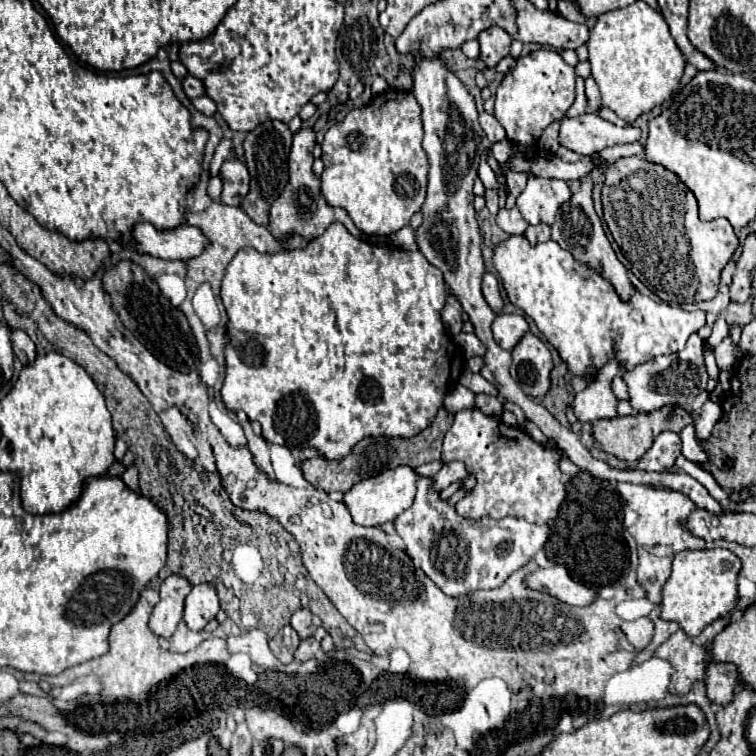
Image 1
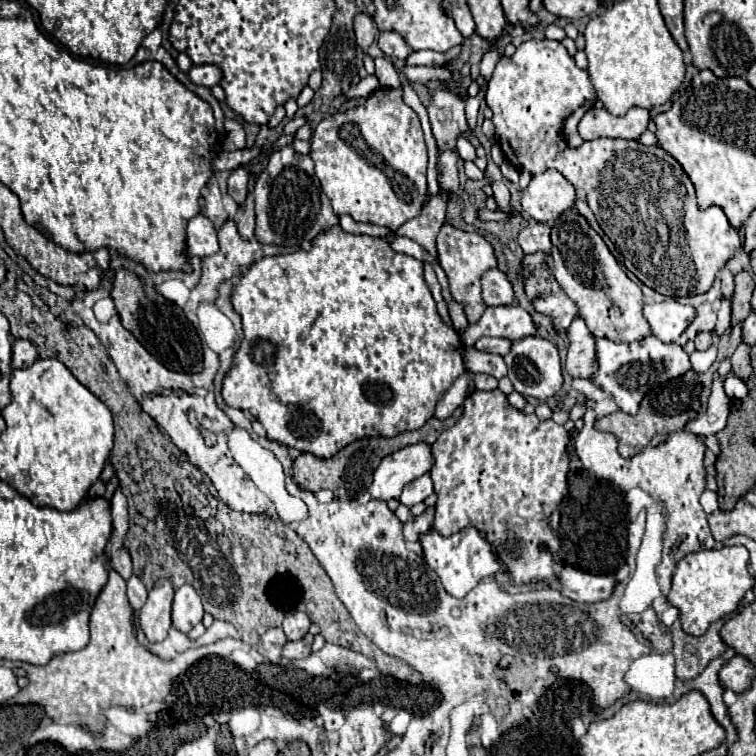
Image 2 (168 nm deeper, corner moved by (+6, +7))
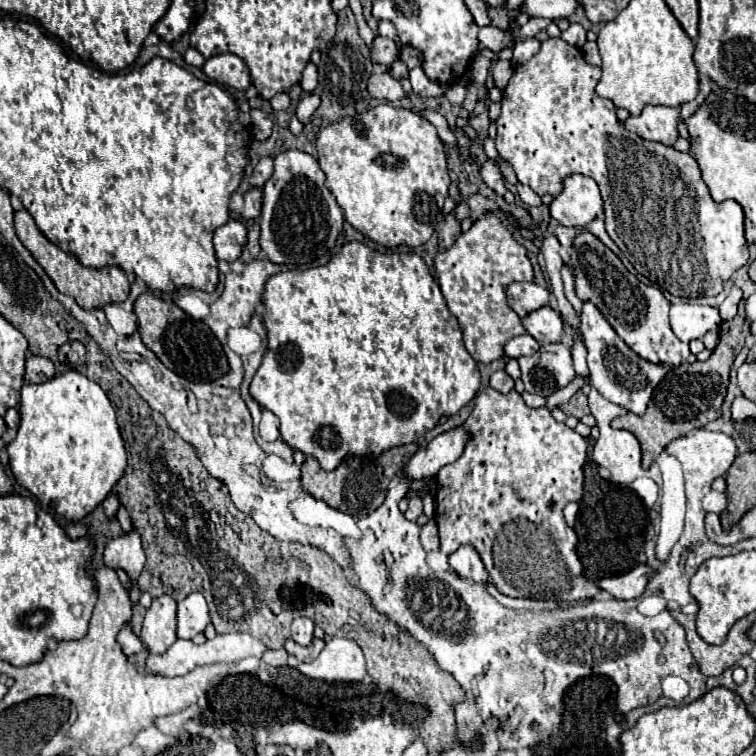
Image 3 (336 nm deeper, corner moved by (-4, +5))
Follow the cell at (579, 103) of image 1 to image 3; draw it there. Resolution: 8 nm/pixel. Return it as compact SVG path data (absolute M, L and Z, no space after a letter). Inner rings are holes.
M570 23L570 27L566 31L562 31L560 35L566 43L574 45L574 47L582 47L586 43L586 29L580 23Z

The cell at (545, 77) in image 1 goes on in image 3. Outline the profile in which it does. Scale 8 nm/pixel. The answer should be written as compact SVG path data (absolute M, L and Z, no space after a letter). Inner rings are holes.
M560 37L546 39L542 49L526 63L514 67L514 75L502 95L502 113L498 117L496 149L498 155L512 165L518 181L534 193L558 195L568 171L592 177L606 203L606 231L620 247L626 259L638 273L650 279L660 289L678 297L708 297L718 295L724 281L748 263L748 243L744 239L744 211L728 199L716 203L702 179L700 167L690 153L680 153L674 147L646 141L640 135L620 127L616 107L610 99L600 99L594 93L600 81L600 67L586 63L578 47L568 45ZM690 187L696 193L698 225L690 231Z

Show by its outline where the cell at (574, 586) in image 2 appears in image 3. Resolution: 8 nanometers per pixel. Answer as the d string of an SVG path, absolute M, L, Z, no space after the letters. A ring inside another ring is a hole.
M642 563L642 565L638 565L636 569L632 569L630 573L602 579L602 581L600 581L600 587L602 587L604 591L608 591L610 595L614 595L616 599L636 599L636 597L640 597L640 595L646 591L648 579L650 579L654 573L656 573L656 571L654 571L650 565Z

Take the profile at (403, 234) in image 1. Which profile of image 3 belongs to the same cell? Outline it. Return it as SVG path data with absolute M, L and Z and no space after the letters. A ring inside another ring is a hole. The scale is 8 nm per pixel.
M524 333L524 335L518 335L518 337L510 339L504 347L504 353L508 357L518 359L518 357L524 357L524 355L534 355L538 349L540 349L540 343L532 335Z

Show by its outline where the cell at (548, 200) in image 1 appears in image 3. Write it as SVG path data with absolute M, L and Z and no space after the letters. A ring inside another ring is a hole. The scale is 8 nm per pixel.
M586 175L568 177L564 191L550 203L550 215L564 227L586 227L602 211L598 183Z

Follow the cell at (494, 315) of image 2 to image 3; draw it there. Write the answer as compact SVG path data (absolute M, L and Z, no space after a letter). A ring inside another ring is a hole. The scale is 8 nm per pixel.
M542 307L522 319L526 331L540 343L558 343L564 335L564 319L552 307Z

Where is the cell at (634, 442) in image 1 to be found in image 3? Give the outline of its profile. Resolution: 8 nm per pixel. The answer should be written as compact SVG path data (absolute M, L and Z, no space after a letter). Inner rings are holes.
M742 301L738 305L738 315L732 321L726 321L720 325L720 341L708 361L682 363L680 367L670 369L666 377L660 381L660 385L656 387L644 415L626 413L612 421L614 429L626 429L638 437L642 445L644 469L648 469L654 463L654 457L660 455L670 441L690 433L692 429L704 427L706 423L722 415L722 401L728 389L728 371L736 355L742 351L748 333L750 333L750 319L744 313L744 301Z

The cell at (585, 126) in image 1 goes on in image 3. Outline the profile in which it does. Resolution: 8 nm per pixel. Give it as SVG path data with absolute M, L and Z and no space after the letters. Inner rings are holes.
M644 107L642 115L624 121L626 129L638 133L646 141L658 141L662 145L674 145L678 139L680 111L674 107Z

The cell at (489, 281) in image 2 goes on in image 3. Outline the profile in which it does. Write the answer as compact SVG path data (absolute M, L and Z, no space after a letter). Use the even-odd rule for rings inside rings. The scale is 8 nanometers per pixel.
M514 283L510 285L510 289L506 291L508 297L508 305L520 315L526 317L528 313L548 305L548 289L536 285L536 283Z

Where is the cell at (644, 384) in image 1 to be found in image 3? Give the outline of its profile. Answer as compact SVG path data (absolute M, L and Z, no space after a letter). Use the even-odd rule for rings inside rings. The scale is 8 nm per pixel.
M582 301L580 309L580 329L584 335L584 345L588 349L588 367L590 367L590 385L598 389L602 397L608 401L642 415L646 409L646 403L652 397L654 387L662 381L662 377L670 371L666 365L650 365L648 361L642 361L612 329L612 325L606 321L602 311L590 303Z

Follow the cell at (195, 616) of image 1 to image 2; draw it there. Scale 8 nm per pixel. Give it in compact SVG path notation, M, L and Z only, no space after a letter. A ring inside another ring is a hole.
M182 585L176 589L172 603L172 625L184 633L188 633L198 621L202 621L204 607L200 595L192 585Z

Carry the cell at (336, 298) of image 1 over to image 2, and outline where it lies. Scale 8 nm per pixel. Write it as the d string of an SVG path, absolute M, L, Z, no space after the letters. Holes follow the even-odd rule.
M332 225L330 229L318 233L312 239L310 251L296 251L286 255L274 255L274 257L262 257L260 261L252 263L238 279L238 283L232 289L230 295L234 311L242 317L242 331L244 339L240 341L232 365L226 371L222 379L222 397L226 405L238 407L244 411L250 411L266 429L266 437L270 441L284 443L288 447L296 447L300 451L308 451L316 457L332 457L336 451L340 451L344 445L362 439L362 437L394 437L404 431L420 429L430 417L434 417L434 405L440 399L440 395L454 383L456 377L464 373L462 352L460 349L460 337L454 329L442 323L436 301L424 281L422 261L394 253L384 239L374 239L366 235L350 235L344 233L340 225Z

